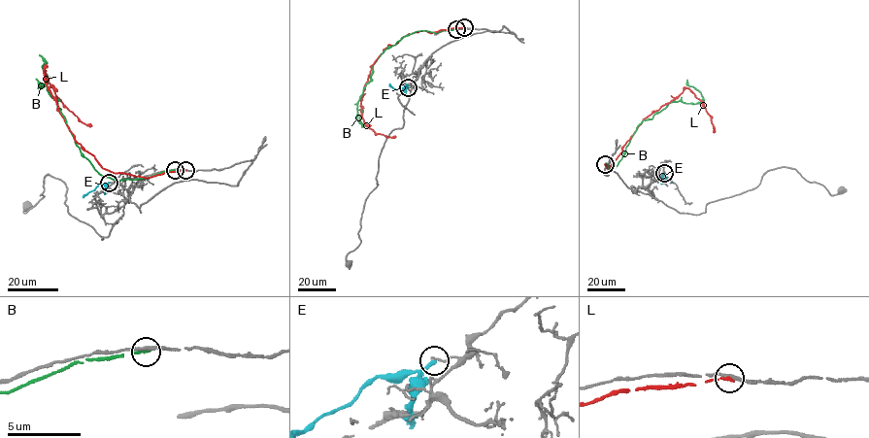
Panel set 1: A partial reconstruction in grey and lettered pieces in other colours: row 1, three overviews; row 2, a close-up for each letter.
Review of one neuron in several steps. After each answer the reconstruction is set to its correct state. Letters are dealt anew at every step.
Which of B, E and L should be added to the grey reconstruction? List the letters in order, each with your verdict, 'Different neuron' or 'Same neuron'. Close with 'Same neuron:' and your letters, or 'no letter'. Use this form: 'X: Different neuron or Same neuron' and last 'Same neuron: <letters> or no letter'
B: Different neuron
E: Different neuron
L: Different neuron
Same neuron: no letter

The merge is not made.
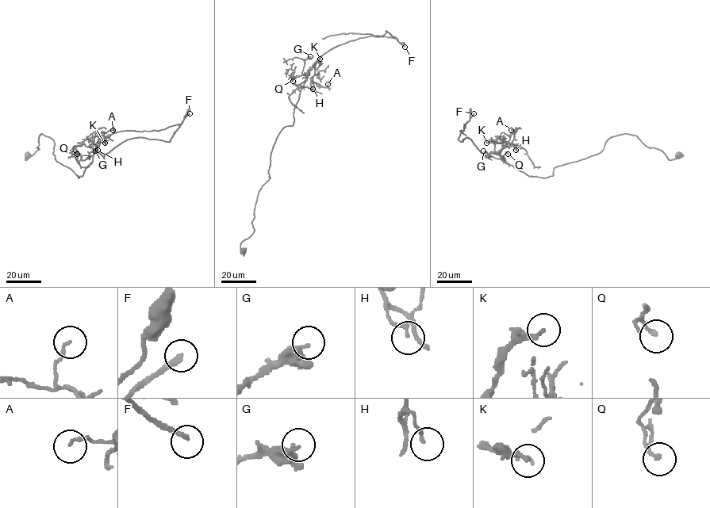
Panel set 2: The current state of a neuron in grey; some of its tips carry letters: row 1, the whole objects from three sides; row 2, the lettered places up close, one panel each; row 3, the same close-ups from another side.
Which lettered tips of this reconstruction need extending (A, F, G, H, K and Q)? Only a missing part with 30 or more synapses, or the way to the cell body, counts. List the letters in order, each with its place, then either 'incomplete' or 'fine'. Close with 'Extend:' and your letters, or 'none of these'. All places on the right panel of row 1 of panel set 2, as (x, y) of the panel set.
A: at (511, 130); fine
F: at (473, 113); incomplete
G: at (483, 150); fine
H: at (516, 150); fine
K: at (486, 143); incomplete
Q: at (508, 154); fine
Extend: F, K

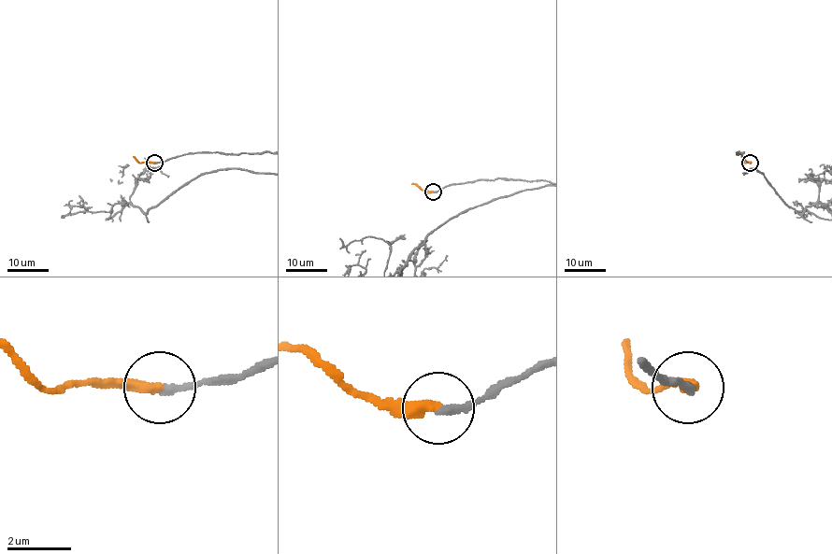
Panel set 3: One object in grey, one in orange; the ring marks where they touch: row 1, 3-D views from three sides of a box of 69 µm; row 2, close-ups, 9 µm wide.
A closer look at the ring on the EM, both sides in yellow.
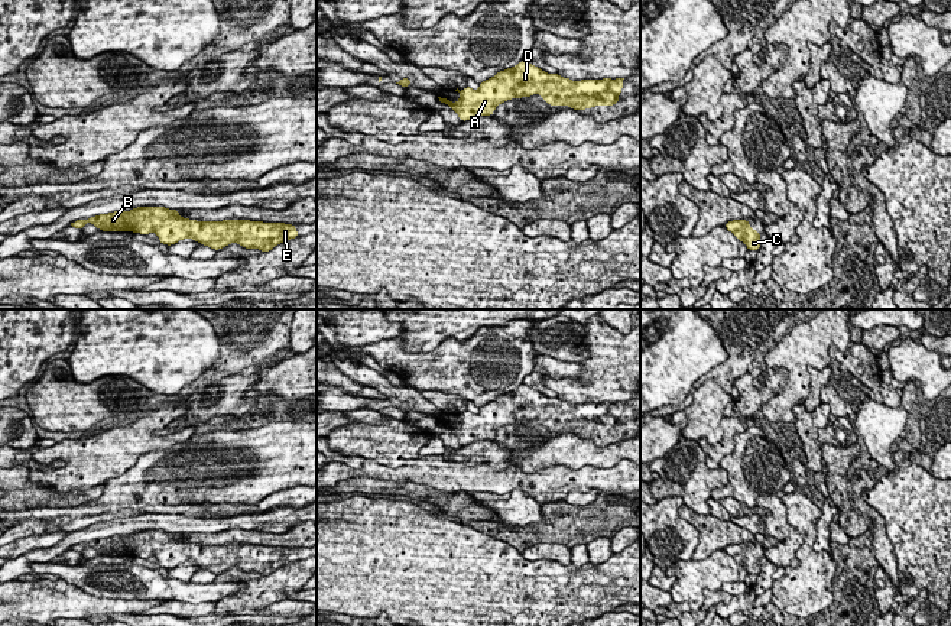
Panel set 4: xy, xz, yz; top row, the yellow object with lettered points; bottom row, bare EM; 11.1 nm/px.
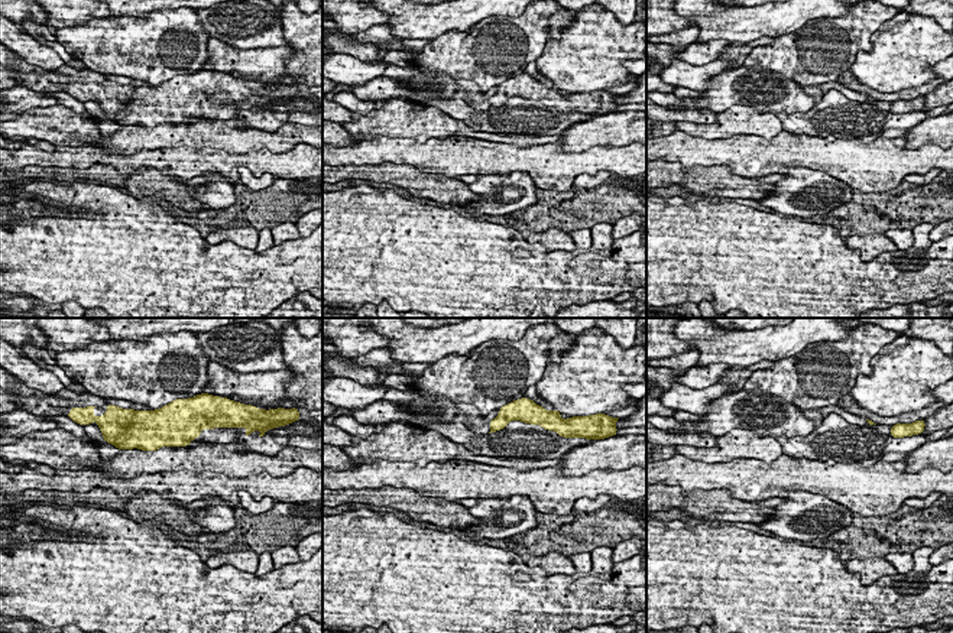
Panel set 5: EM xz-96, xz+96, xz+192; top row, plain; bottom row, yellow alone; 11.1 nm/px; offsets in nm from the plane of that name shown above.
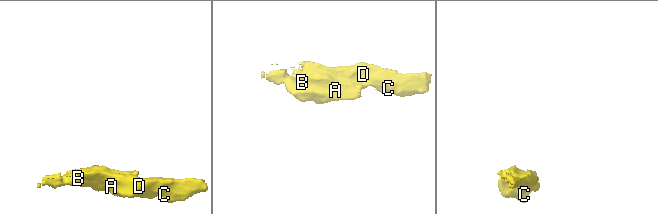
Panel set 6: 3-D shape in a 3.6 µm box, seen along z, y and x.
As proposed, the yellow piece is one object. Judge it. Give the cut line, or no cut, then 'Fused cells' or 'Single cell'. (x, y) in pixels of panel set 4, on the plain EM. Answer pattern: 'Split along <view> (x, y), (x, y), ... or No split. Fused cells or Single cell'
No split. Single cell

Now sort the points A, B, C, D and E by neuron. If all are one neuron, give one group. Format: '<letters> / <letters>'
A B C D E

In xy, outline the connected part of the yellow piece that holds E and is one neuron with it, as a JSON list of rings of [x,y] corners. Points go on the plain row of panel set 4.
[[[153,529],[81,542],[71,549],[82,554],[87,546],[101,555],[139,555],[143,559],[153,555],[166,570],[192,562],[214,574],[237,567],[241,571],[259,573],[266,577],[275,570],[298,561],[295,548],[250,544],[197,545],[182,542],[178,533]]]

